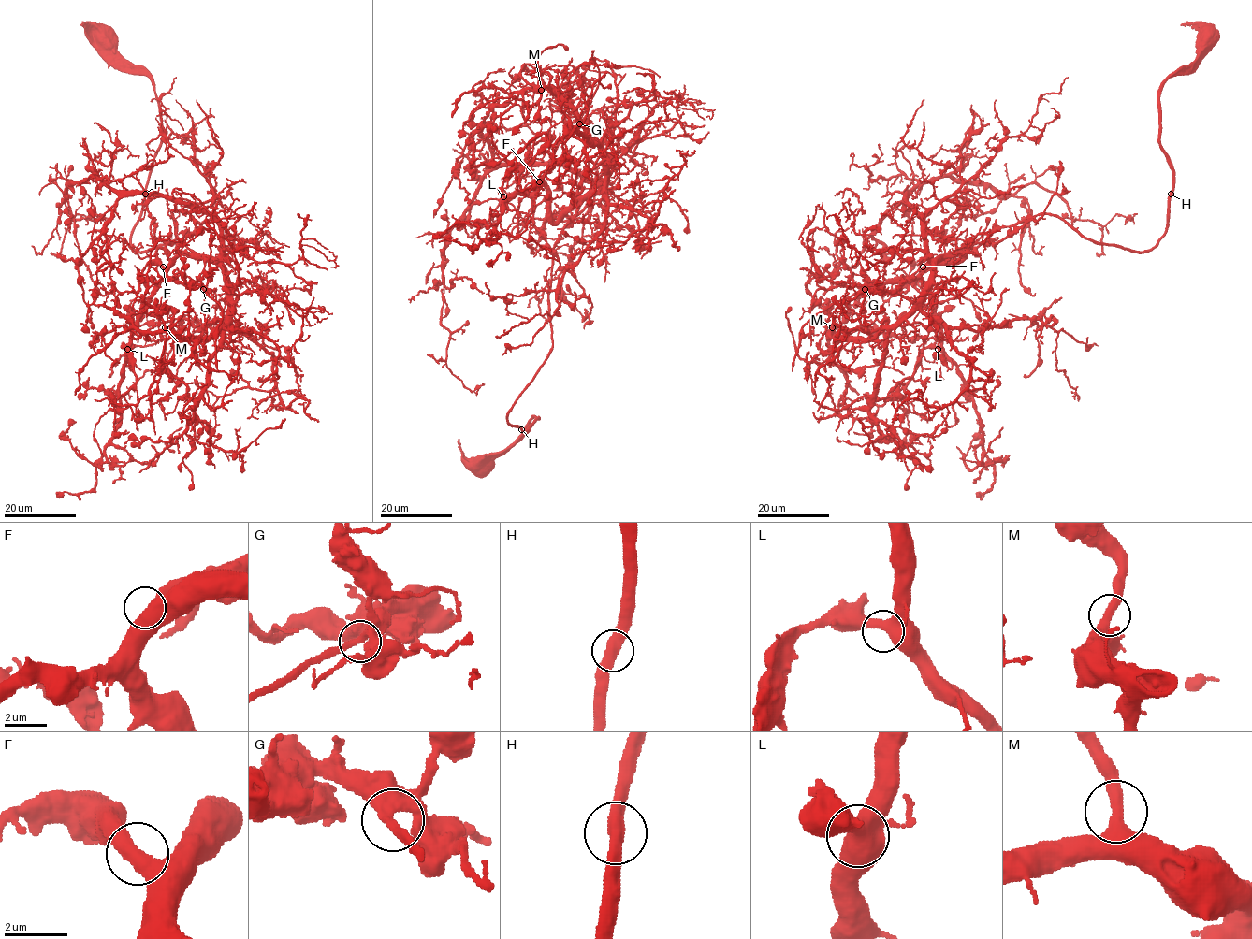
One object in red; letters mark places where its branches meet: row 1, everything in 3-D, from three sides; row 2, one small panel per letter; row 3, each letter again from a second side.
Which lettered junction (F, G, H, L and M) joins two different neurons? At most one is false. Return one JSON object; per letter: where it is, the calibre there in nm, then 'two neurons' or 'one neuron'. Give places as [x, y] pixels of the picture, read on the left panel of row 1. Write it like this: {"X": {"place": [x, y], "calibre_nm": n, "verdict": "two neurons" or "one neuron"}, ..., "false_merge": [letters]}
{"F": {"place": [163, 267], "calibre_nm": 480, "verdict": "one neuron"}, "G": {"place": [203, 289], "calibre_nm": 440, "verdict": "one neuron"}, "H": {"place": [145, 194], "calibre_nm": 460, "verdict": "one neuron"}, "L": {"place": [127, 349], "calibre_nm": 500, "verdict": "one neuron"}, "M": {"place": [165, 327], "calibre_nm": 420, "verdict": "one neuron"}, "false_merge": []}

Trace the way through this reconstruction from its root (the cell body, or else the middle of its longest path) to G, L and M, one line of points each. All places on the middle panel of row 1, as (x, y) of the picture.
G: (487, 466), (538, 417), (523, 431), (507, 414), (552, 347), (552, 249), (580, 180), (553, 154), (579, 123)
L: (487, 466), (538, 417), (507, 414), (552, 347), (576, 208), (554, 222), (540, 180), (503, 196)
M: (487, 466), (538, 417), (523, 431), (507, 414), (552, 347), (552, 249), (605, 174), (589, 132), (541, 90)

